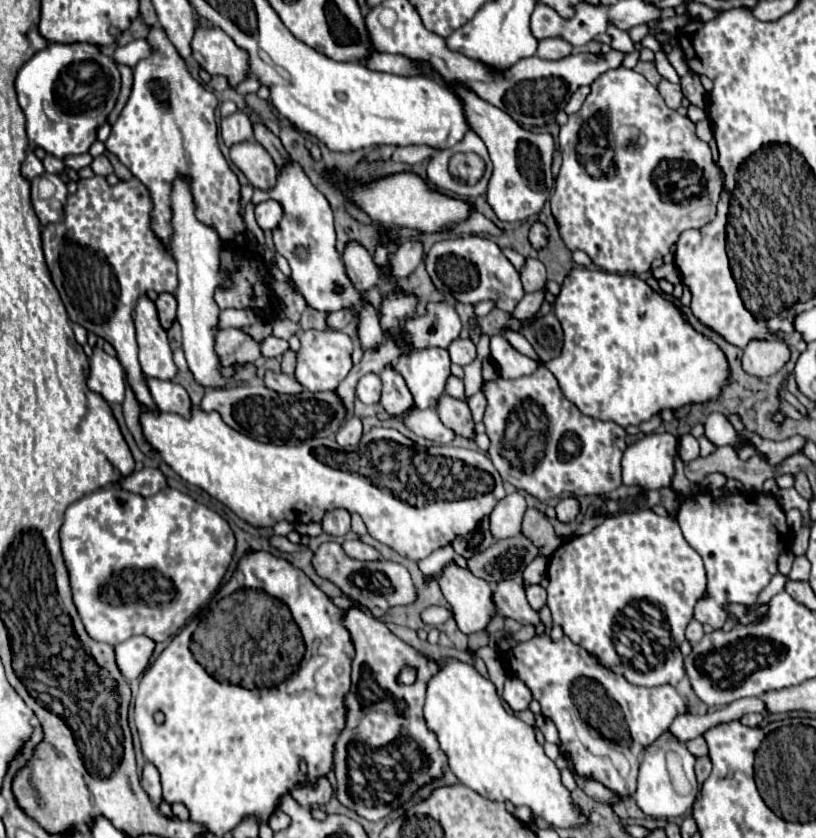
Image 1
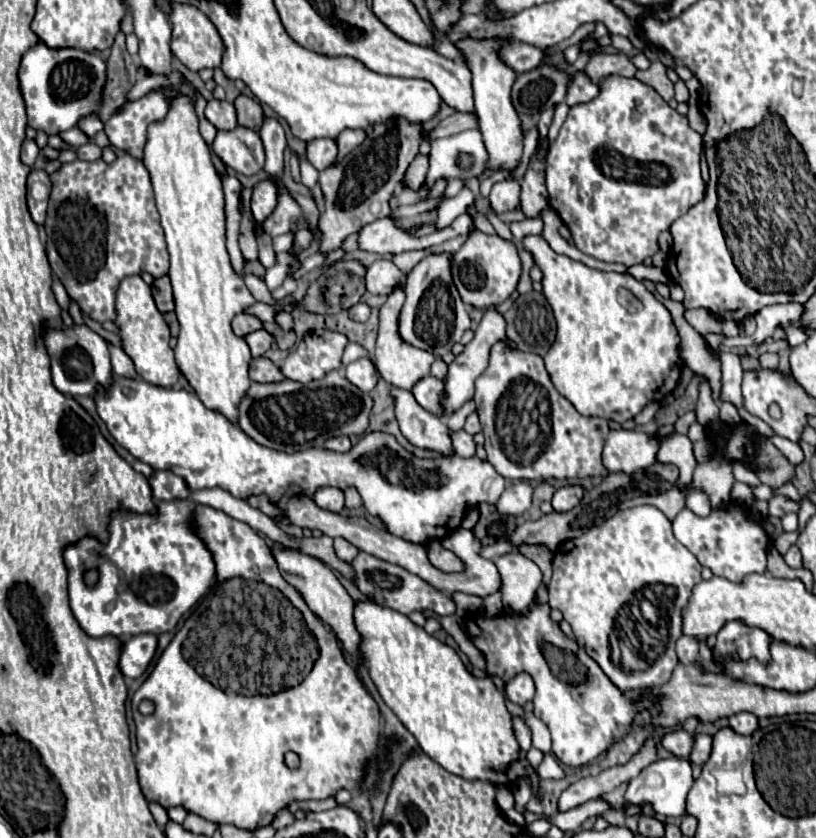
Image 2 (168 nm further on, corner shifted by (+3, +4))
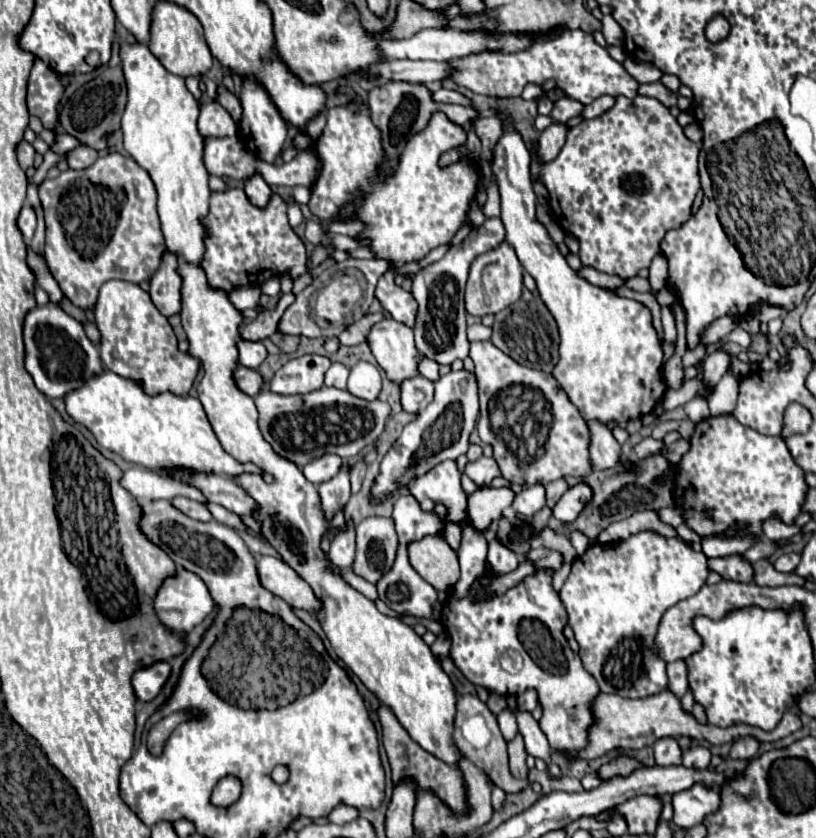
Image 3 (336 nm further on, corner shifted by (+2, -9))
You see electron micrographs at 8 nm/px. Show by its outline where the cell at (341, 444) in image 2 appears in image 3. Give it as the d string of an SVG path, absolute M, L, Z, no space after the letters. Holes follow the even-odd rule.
M323 454L323 458L315 458L315 462L309 462L307 466L303 466L303 474L309 482L313 484L321 484L329 478L333 478L339 468L341 468L343 460L335 454Z

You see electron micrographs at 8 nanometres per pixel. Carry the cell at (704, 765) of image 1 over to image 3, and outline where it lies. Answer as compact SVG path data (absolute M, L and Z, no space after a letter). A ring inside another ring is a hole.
M691 746L689 750L683 752L683 760L681 760L685 768L697 768L697 770L709 768L709 762L711 762L711 752L703 746Z

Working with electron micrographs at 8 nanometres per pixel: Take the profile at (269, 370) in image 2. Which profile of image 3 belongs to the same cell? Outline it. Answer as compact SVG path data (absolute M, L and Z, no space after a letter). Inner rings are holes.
M243 366L235 368L233 378L235 378L235 384L239 386L239 390L245 392L245 394L249 394L249 396L259 394L259 390L263 386L261 374L257 370L251 370L251 368L243 368Z

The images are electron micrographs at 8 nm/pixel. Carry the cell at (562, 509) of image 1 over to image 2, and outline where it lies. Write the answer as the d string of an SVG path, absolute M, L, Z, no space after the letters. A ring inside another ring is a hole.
M568 485L568 487L562 487L554 493L552 497L552 507L554 511L560 511L560 513L566 513L570 509L574 509L580 501L582 501L582 493L584 489L582 487L574 487L574 485Z

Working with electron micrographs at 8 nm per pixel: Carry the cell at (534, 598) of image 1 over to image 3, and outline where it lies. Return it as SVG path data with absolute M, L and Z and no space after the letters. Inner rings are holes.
M493 538L489 542L487 562L489 562L489 570L495 576L501 576L501 574L507 574L509 570L517 568L517 554L513 550L507 550L507 546L503 546L497 538Z

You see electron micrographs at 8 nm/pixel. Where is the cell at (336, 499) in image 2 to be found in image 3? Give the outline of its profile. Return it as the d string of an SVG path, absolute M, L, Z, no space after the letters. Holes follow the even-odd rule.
M343 464L335 478L319 484L319 496L323 502L325 516L331 518L339 508L343 508L351 496L351 482L349 482L349 464Z

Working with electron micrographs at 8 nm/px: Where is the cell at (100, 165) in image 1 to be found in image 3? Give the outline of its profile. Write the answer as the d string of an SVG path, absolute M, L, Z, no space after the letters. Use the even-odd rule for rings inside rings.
M77 146L71 152L67 152L67 162L69 162L69 168L73 170L83 170L91 166L95 160L97 160L97 150L89 146Z

